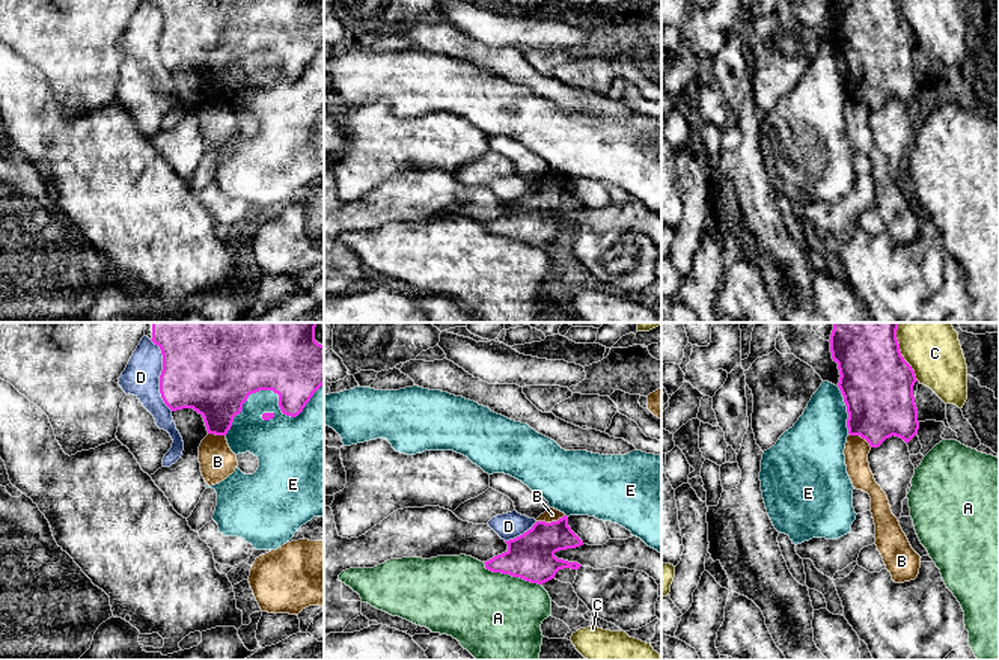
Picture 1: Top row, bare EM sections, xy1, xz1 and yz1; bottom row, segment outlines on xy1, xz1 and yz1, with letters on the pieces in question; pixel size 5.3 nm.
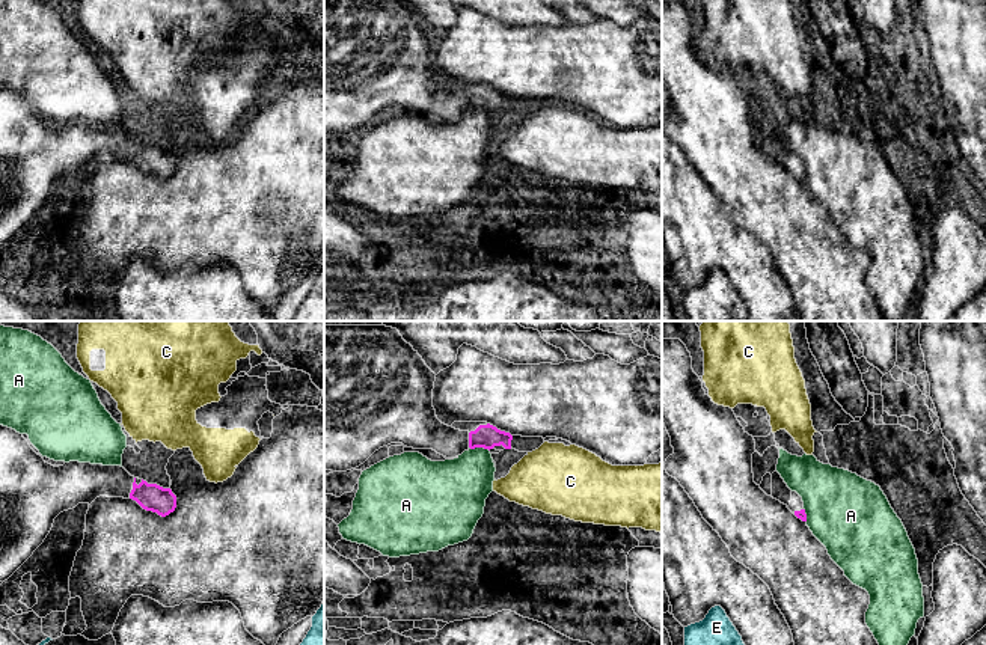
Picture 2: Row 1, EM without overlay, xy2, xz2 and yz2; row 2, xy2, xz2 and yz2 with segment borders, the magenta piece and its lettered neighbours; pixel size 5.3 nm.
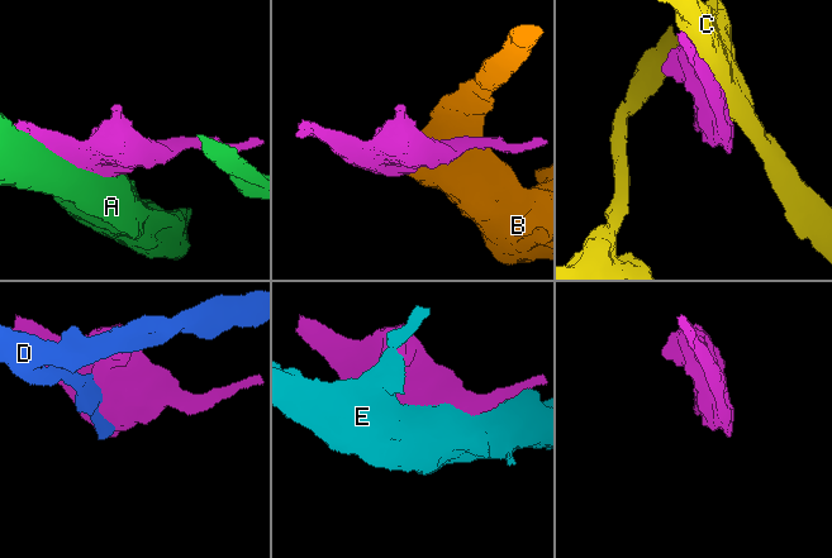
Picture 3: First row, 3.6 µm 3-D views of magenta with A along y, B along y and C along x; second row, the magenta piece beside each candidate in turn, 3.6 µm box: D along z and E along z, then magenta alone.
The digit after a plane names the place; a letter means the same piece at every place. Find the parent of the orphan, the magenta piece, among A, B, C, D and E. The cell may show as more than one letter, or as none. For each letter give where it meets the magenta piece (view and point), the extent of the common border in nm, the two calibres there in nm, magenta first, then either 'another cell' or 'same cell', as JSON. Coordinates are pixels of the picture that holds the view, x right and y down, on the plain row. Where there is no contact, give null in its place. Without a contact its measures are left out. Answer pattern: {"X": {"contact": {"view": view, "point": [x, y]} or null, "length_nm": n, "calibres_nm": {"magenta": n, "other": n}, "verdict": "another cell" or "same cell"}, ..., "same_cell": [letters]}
{"A": {"contact": {"view": "xz1", "point": [511, 237]}, "length_nm": 340, "calibres_nm": {"magenta": 260, "other": 460}, "verdict": "another cell"}, "B": {"contact": {"view": "xz1", "point": [552, 184]}, "length_nm": 160, "calibres_nm": {"magenta": 260, "other": 70}, "verdict": "another cell"}, "C": {"contact": {"view": "yz1", "point": [903, 21]}, "length_nm": 260, "calibres_nm": {"magenta": 380, "other": 280}, "verdict": "another cell"}, "D": {"contact": {"view": "xy1", "point": [161, 36]}, "length_nm": 400, "calibres_nm": {"magenta": 400, "other": 190}, "verdict": "another cell"}, "E": {"contact": {"view": "xy1", "point": [276, 54]}, "length_nm": 600, "calibres_nm": {"magenta": 340, "other": 240}, "verdict": "another cell"}, "same_cell": []}

